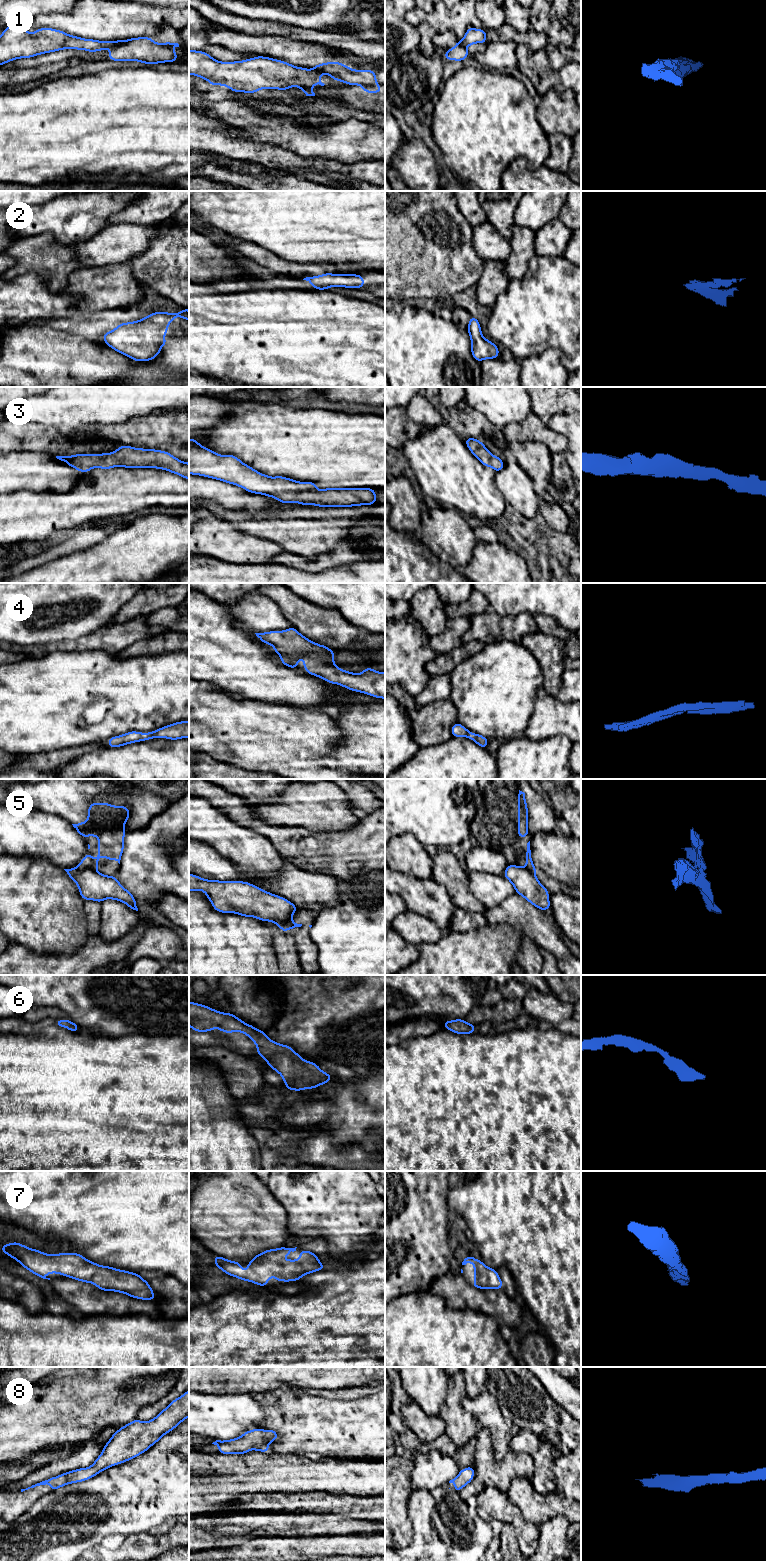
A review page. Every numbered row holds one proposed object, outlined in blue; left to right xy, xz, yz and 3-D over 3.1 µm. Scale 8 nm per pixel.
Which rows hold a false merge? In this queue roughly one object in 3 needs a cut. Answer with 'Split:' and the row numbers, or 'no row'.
Split: 1, 5

